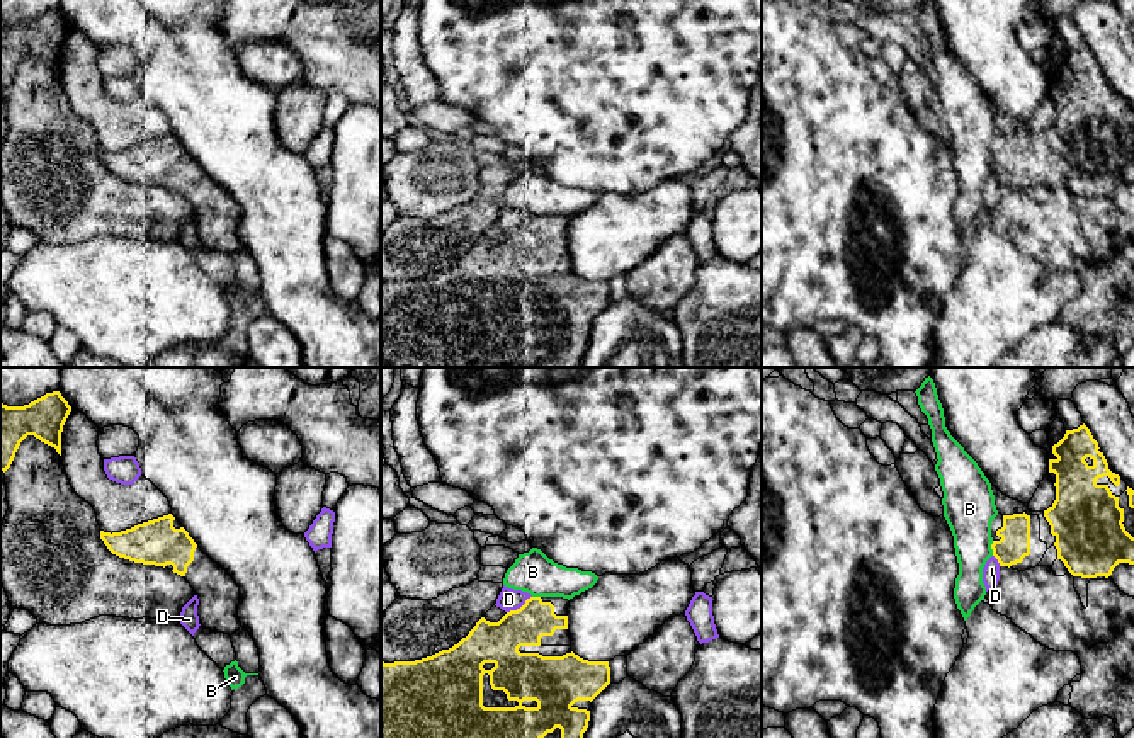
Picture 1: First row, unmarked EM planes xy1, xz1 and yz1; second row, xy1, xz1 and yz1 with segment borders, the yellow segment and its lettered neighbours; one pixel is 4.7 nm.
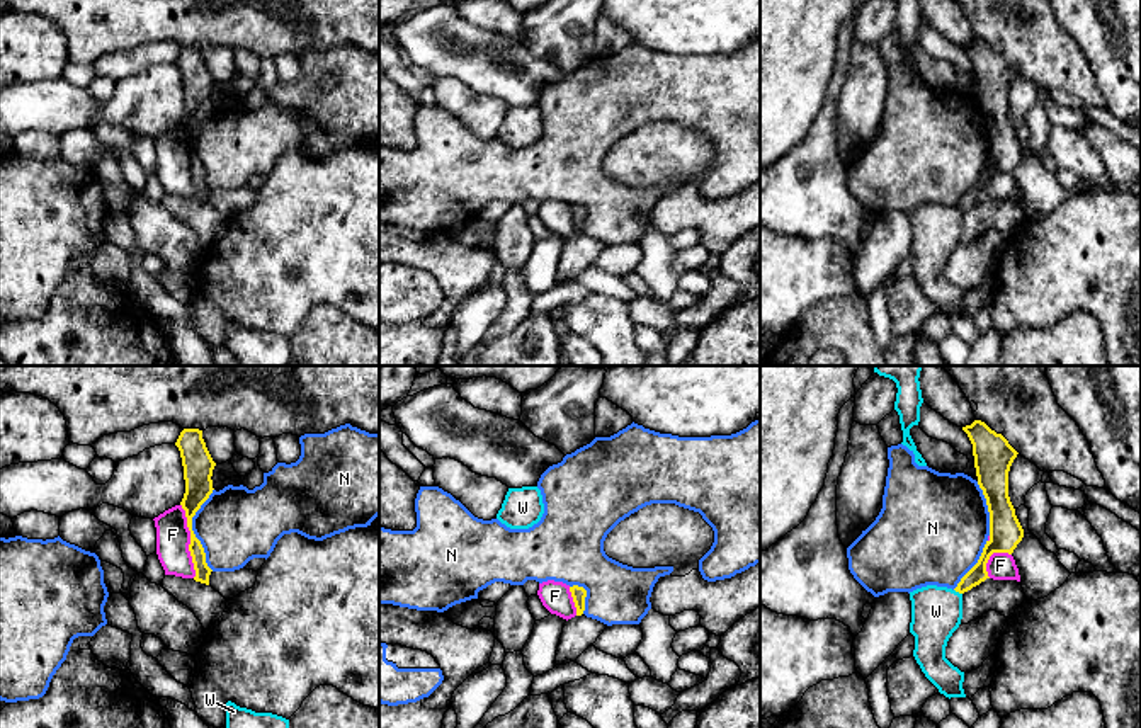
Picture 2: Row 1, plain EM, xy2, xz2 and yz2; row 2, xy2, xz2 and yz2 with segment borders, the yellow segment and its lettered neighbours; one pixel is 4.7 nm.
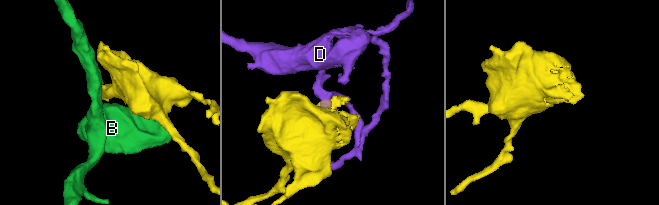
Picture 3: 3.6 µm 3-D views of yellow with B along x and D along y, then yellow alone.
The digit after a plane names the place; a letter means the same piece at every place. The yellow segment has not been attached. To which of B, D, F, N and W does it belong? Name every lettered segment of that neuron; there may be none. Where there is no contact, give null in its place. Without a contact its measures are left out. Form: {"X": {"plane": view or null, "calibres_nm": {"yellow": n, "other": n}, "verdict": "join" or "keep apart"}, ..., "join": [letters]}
{"B": {"plane": "yz1", "calibres_nm": {"yellow": 150, "other": 240}, "verdict": "keep apart"}, "D": {"plane": "xz1", "calibres_nm": {"yellow": 200, "other": 110}, "verdict": "keep apart"}, "F": {"plane": "xy2", "calibres_nm": {"yellow": 120, "other": 160}, "verdict": "keep apart"}, "N": {"plane": "xy2", "calibres_nm": {"yellow": 130, "other": 360}, "verdict": "keep apart"}, "W": {"plane": "yz2", "calibres_nm": {"yellow": 90, "other": 240}, "verdict": "keep apart"}, "join": []}

